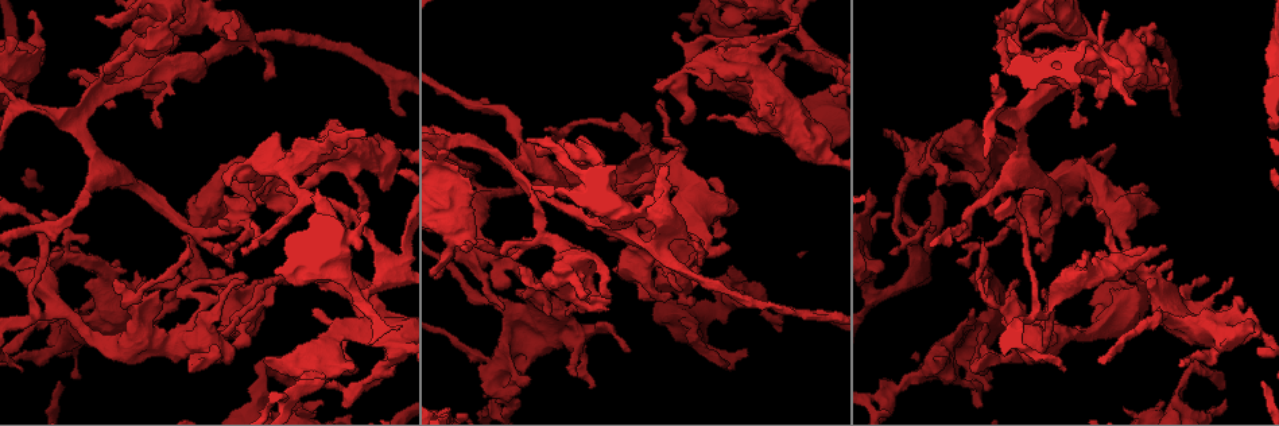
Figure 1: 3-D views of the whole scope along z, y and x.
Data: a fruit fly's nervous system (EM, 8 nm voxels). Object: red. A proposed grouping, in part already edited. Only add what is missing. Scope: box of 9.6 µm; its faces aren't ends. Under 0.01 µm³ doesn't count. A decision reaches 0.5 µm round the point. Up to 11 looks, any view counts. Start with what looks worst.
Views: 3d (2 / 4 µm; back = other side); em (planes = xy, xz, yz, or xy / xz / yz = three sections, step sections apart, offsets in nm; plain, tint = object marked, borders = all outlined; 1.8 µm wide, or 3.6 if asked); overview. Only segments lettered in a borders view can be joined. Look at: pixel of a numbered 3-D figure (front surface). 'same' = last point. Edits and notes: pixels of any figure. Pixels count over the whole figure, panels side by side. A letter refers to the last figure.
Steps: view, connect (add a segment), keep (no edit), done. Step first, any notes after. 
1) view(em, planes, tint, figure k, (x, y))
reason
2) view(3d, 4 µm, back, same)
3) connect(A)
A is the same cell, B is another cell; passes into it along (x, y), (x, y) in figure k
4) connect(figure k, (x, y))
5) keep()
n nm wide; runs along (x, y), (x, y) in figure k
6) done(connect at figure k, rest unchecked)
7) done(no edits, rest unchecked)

view(em, planes, plain, figure 1, (728, 363))
branch stops here

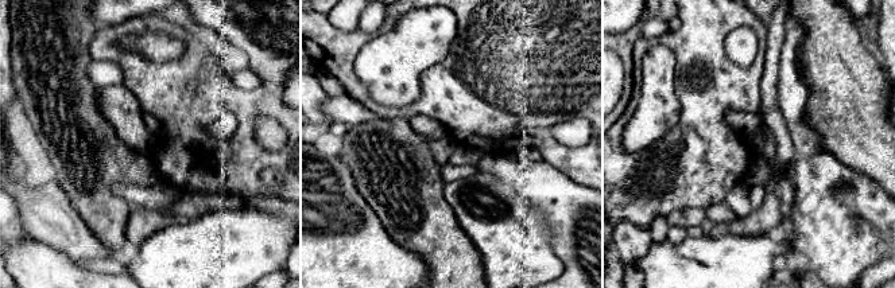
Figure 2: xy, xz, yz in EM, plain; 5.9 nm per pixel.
view(em, planes, borders, same)
see the neighbours

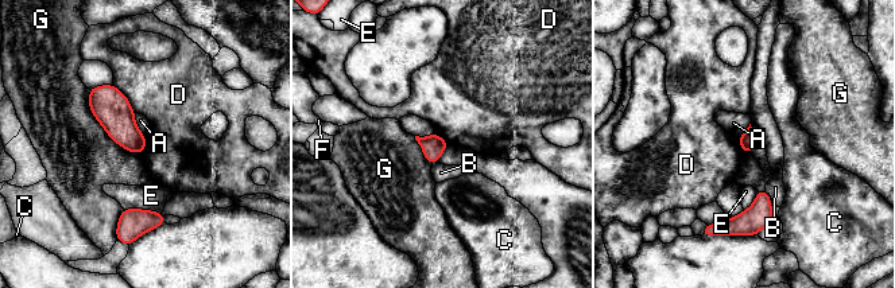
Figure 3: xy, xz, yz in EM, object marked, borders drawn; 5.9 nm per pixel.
keep()
100 nm wide; A, B, C, D, E, F and G are other cells; border along (113, 84), (135, 112) in figure 3; no lettered segment goes on from it

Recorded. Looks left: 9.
view(3d, 2 µm, figure 1, (234, 321))
sharp bend

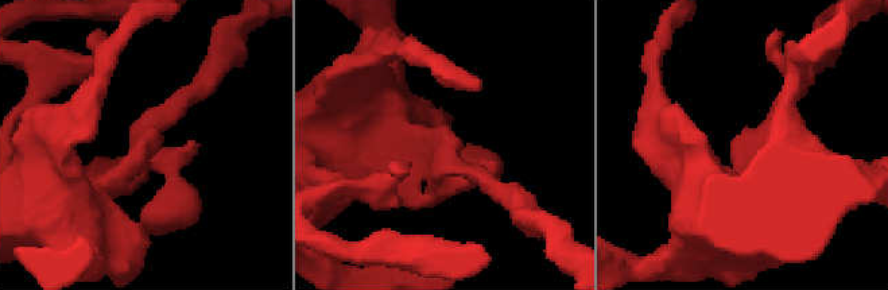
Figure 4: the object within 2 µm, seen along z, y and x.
view(em, planes, borders, figure 4, (762, 142))

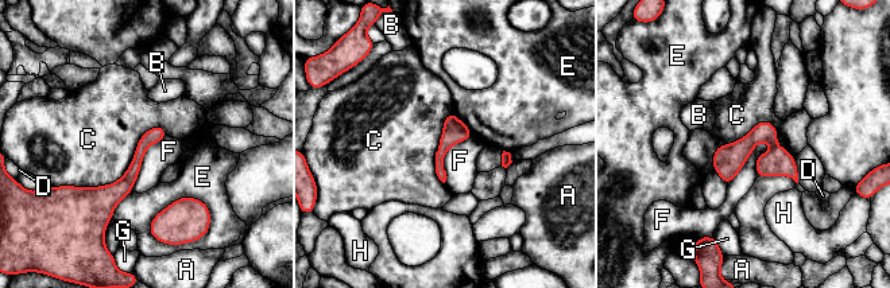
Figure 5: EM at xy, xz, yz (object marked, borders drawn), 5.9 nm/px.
keep()
100 nm wide; A, B, C, D, E, F, G and H are other cells; none of them fits

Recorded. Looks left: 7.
view(em, xy, step 4, borders, figure 1, (885, 382))
branch stops here

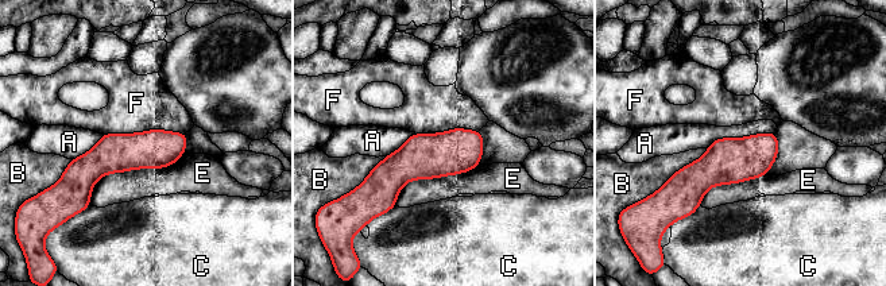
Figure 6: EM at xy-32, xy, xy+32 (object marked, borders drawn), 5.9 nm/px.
keep()
A, B, C, E and F are other cells; border along (776, 131), (716, 138), (707, 146) in figure 6; no lettered segment goes on from it

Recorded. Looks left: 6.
view(3d, 4 µm, figure 1, (145, 45))
calibre changes

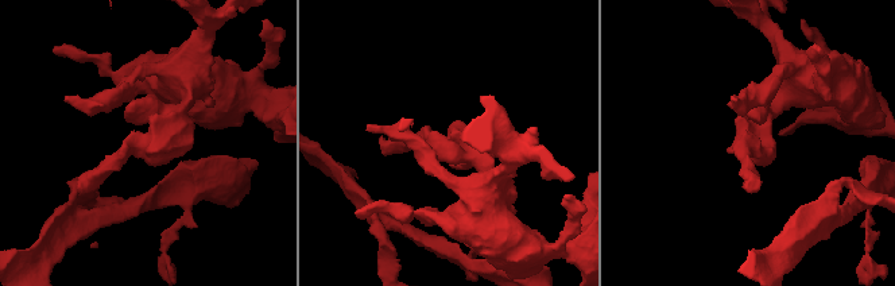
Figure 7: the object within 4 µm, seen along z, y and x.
view(em, xy, step 8, plain, figure 7, (751, 144))
arms of 180, 200 nm

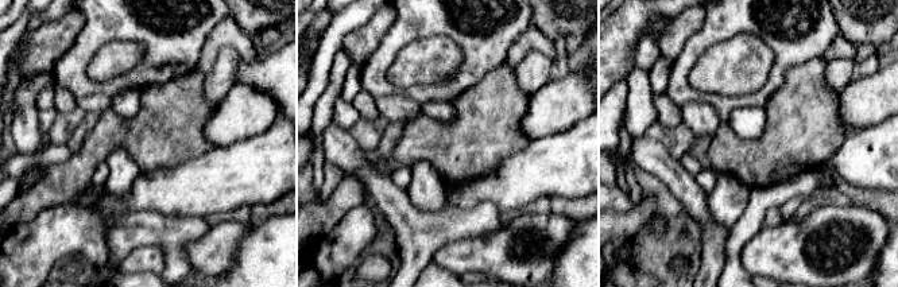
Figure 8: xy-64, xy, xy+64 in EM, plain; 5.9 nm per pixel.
view(em, xy, step 8, borders, same)

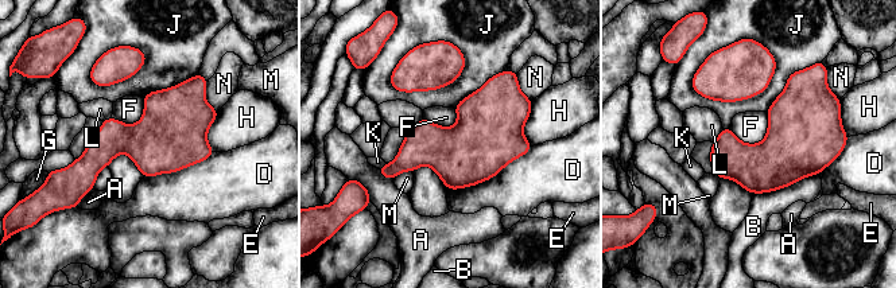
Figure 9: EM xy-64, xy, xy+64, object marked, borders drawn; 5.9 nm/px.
keep()
A, B, D, E, F, G, H, J, K, L, M and N are other cells; border along (767, 112), (757, 143), (729, 128) in figure 9; no lettered segment goes on from it

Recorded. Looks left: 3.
done(no edits, rest unchecked)

